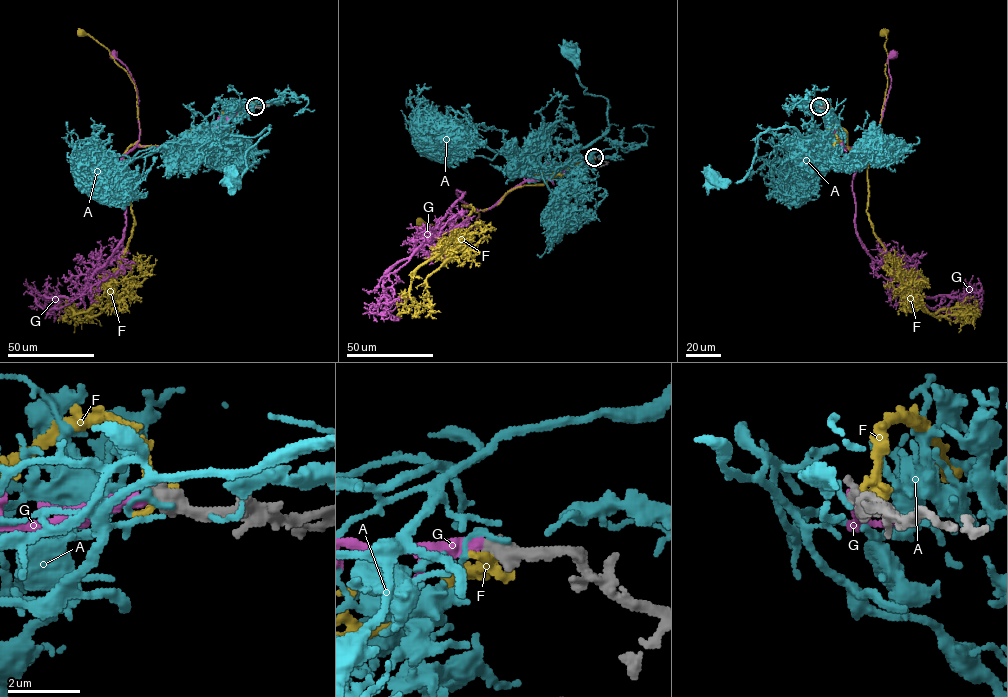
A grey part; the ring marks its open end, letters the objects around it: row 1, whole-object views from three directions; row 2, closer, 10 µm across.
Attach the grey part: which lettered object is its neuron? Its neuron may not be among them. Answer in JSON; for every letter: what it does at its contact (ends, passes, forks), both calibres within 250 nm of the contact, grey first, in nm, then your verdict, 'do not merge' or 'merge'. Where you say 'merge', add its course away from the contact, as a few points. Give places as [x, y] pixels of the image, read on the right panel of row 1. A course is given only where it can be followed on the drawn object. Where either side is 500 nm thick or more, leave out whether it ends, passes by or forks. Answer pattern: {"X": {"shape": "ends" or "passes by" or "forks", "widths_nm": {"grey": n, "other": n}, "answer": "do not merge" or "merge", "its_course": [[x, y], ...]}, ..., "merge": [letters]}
{"A": {"widths_nm": {"grey": 500, "other": 120}, "answer": "do not merge"}, "F": {"widths_nm": {"grey": 500, "other": 360}, "answer": "do not merge"}, "G": {"shape": "ends", "widths_nm": {"grey": 440, "other": 400}, "answer": "merge", "its_course": [[819, 106], [827, 126], [846, 148], [872, 146], [890, 87], [888, 59], [893, 54]]}, "merge": ["G"]}

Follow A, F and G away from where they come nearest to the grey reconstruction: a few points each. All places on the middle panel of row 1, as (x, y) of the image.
A: (595, 157), (554, 161), (556, 150), (582, 149), (608, 128), (608, 101), (585, 93), (568, 49)
F: (594, 157), (554, 172), (543, 184), (509, 190), (496, 204), (474, 211), (479, 216), (473, 225), (419, 221)
G: (594, 157), (571, 160), (545, 178), (524, 181), (488, 209), (475, 208), (475, 228), (456, 226), (452, 231)

